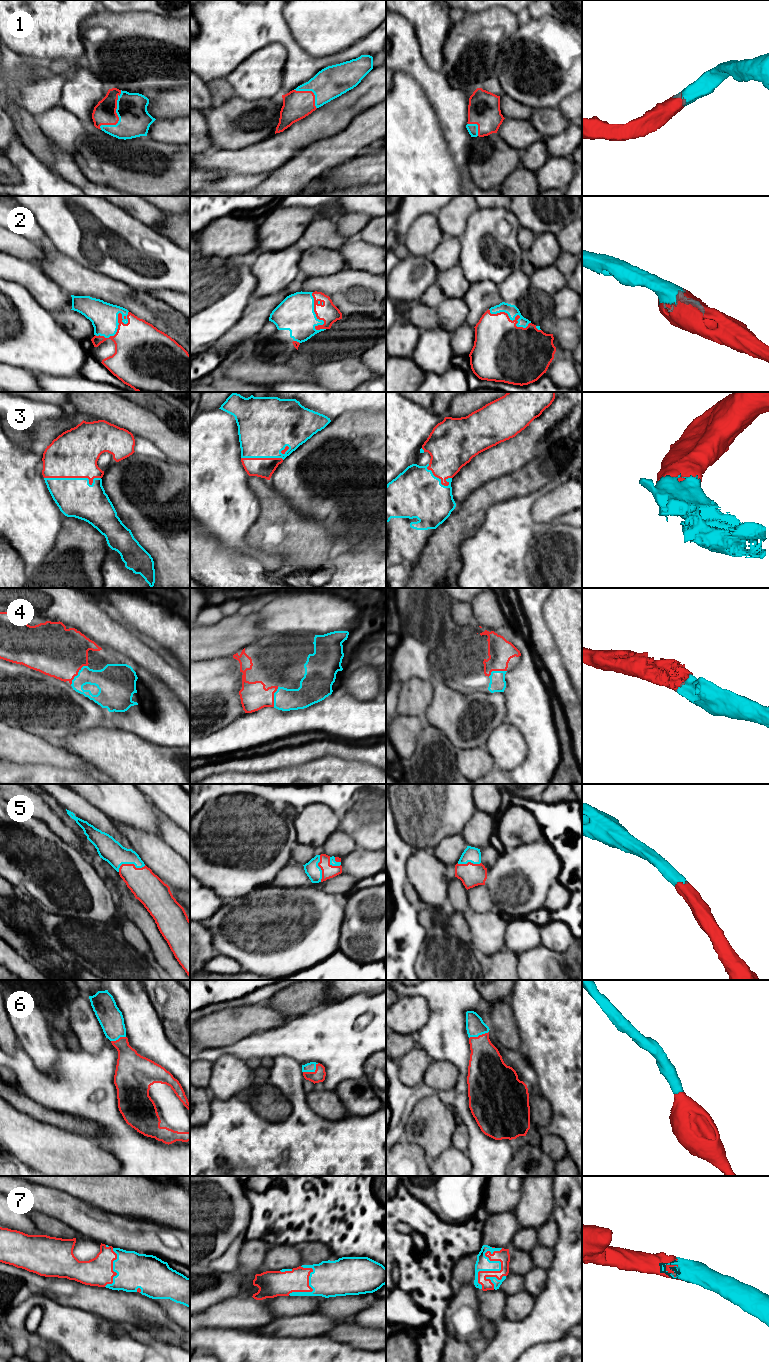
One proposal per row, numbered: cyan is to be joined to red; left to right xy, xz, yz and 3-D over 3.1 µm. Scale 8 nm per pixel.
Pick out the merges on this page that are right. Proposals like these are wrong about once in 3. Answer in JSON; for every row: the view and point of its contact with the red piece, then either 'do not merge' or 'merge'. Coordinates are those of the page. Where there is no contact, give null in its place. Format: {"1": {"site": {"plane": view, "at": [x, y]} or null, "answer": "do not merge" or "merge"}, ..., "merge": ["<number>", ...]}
{"1": {"site": {"plane": "xy", "at": [117, 116]}, "answer": "merge"}, "2": {"site": {"plane": "xy", "at": [118, 328]}, "answer": "merge"}, "3": {"site": {"plane": "xy", "at": [75, 477]}, "answer": "merge"}, "4": {"site": {"plane": "xy", "at": [77, 673]}, "answer": "merge"}, "5": {"site": {"plane": "xy", "at": [130, 864]}, "answer": "merge"}, "6": {"site": {"plane": "xz", "at": [312, 1072]}, "answer": "merge"}, "7": {"site": {"plane": "yz", "at": [501, 1268]}, "answer": "merge"}, "merge": ["1", "2", "3", "4", "5", "6", "7"]}

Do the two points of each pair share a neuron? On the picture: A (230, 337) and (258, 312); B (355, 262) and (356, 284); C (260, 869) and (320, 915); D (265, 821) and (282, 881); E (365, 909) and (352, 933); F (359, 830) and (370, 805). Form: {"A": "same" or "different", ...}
{"A": "same", "B": "different", "C": "different", "D": "different", "E": "same", "F": "same"}

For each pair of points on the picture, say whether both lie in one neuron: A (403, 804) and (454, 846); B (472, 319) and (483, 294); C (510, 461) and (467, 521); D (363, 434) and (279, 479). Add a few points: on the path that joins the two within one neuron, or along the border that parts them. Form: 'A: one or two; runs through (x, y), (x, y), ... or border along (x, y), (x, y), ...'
A: two; border along (460, 832), (443, 838), (433, 850)
B: one; runs through (475, 313), (478, 300)
C: two; border along (521, 468), (490, 479), (478, 488)
D: one; runs through (342, 455), (306, 455), (300, 460)

